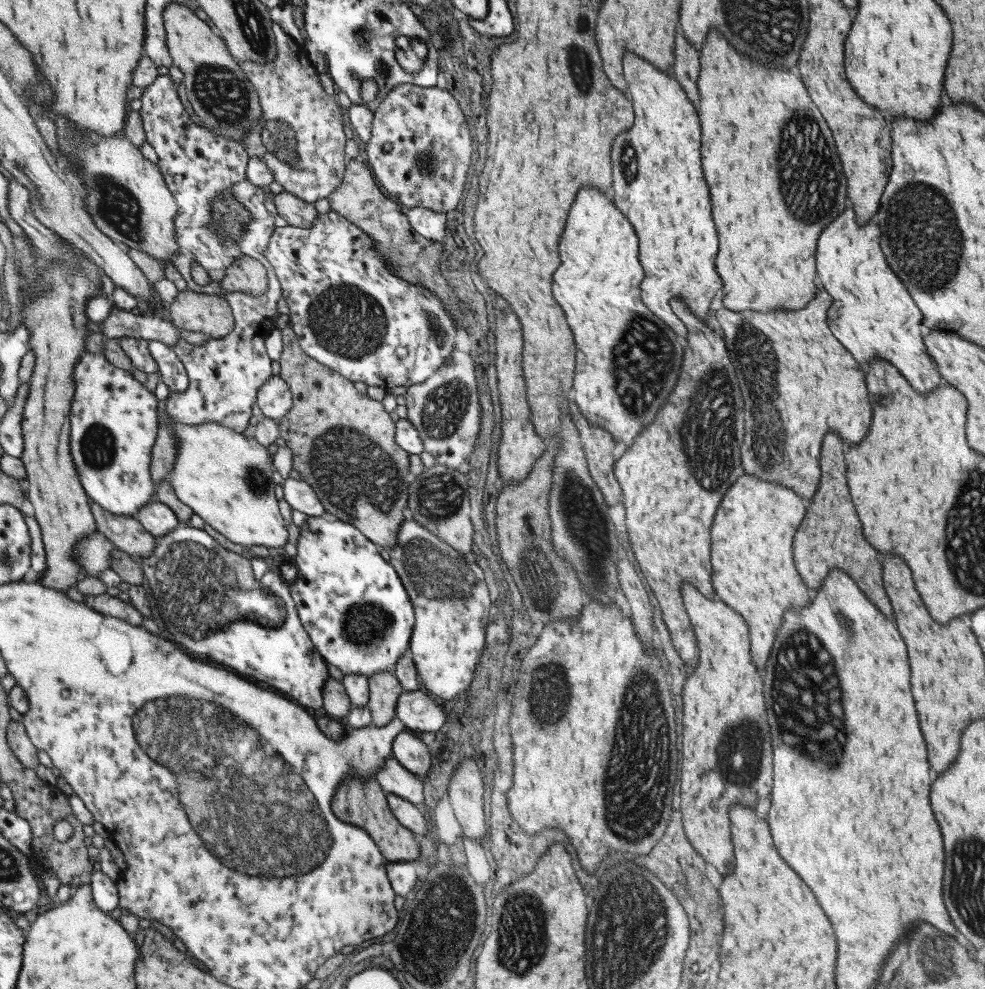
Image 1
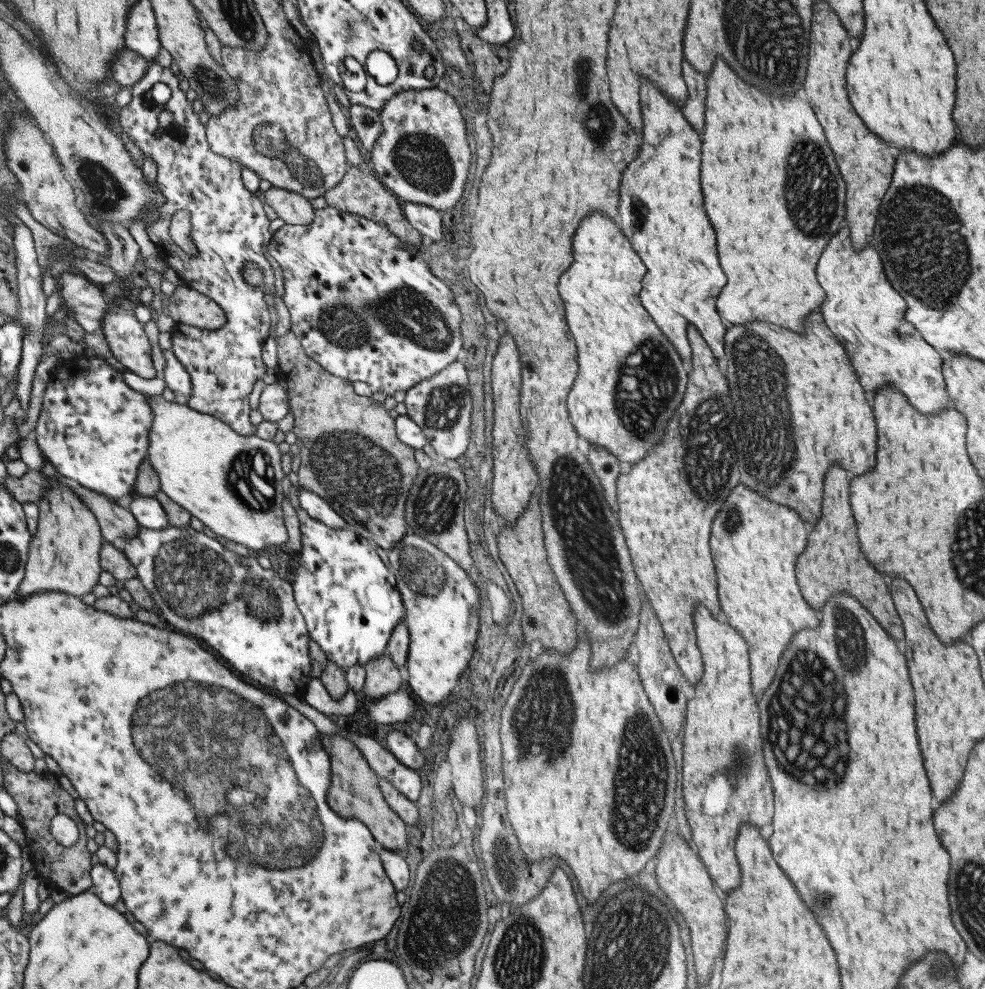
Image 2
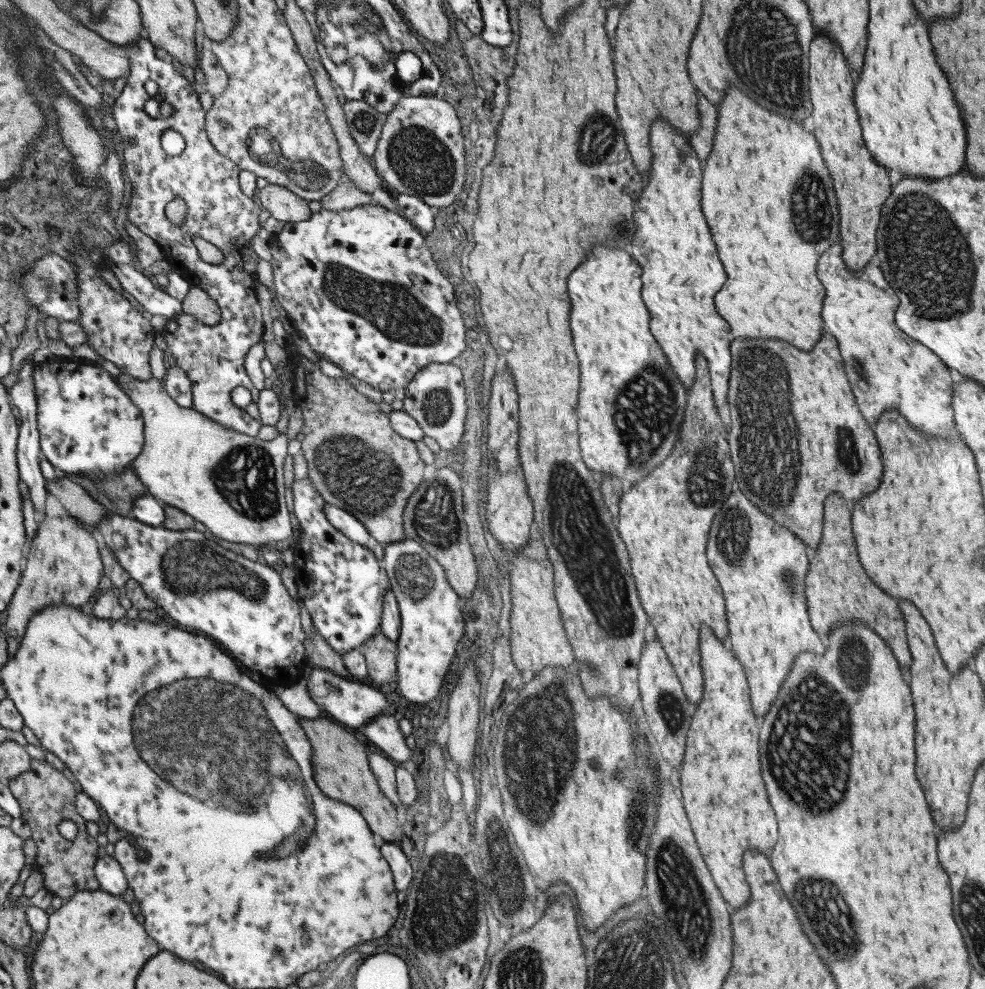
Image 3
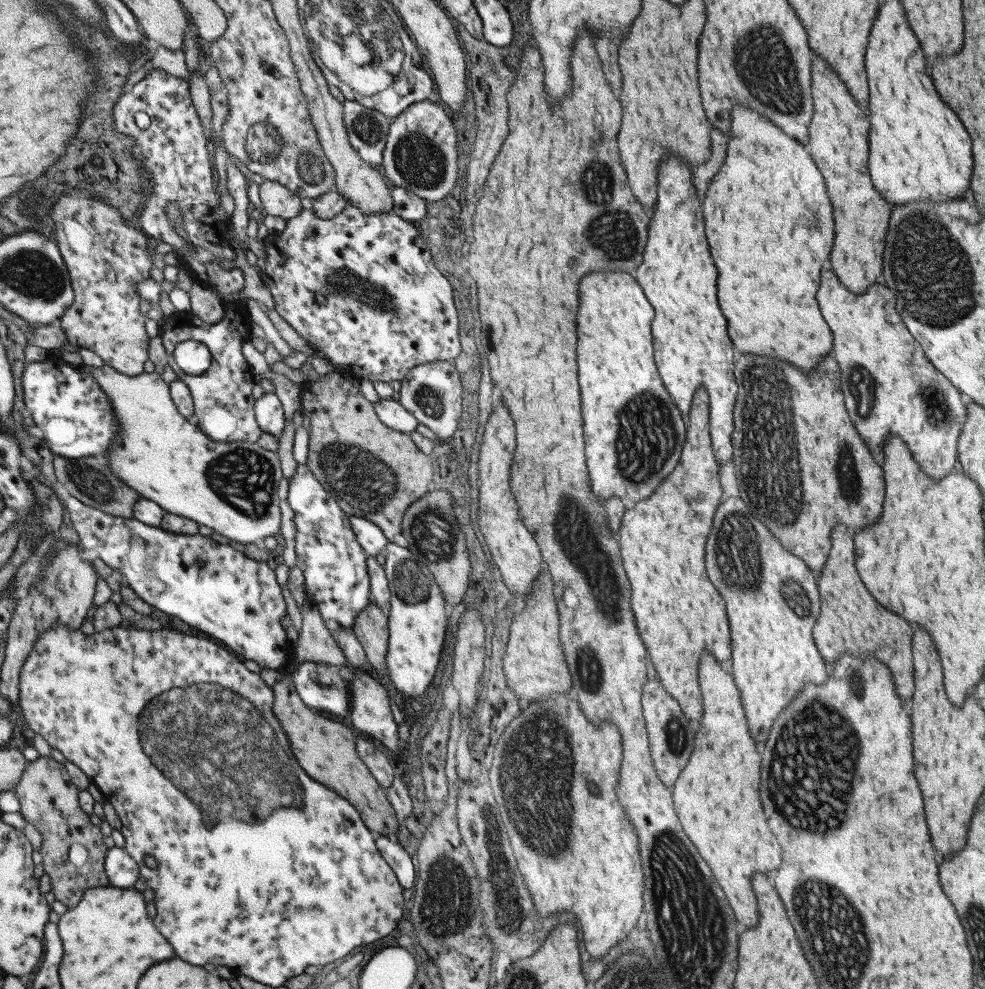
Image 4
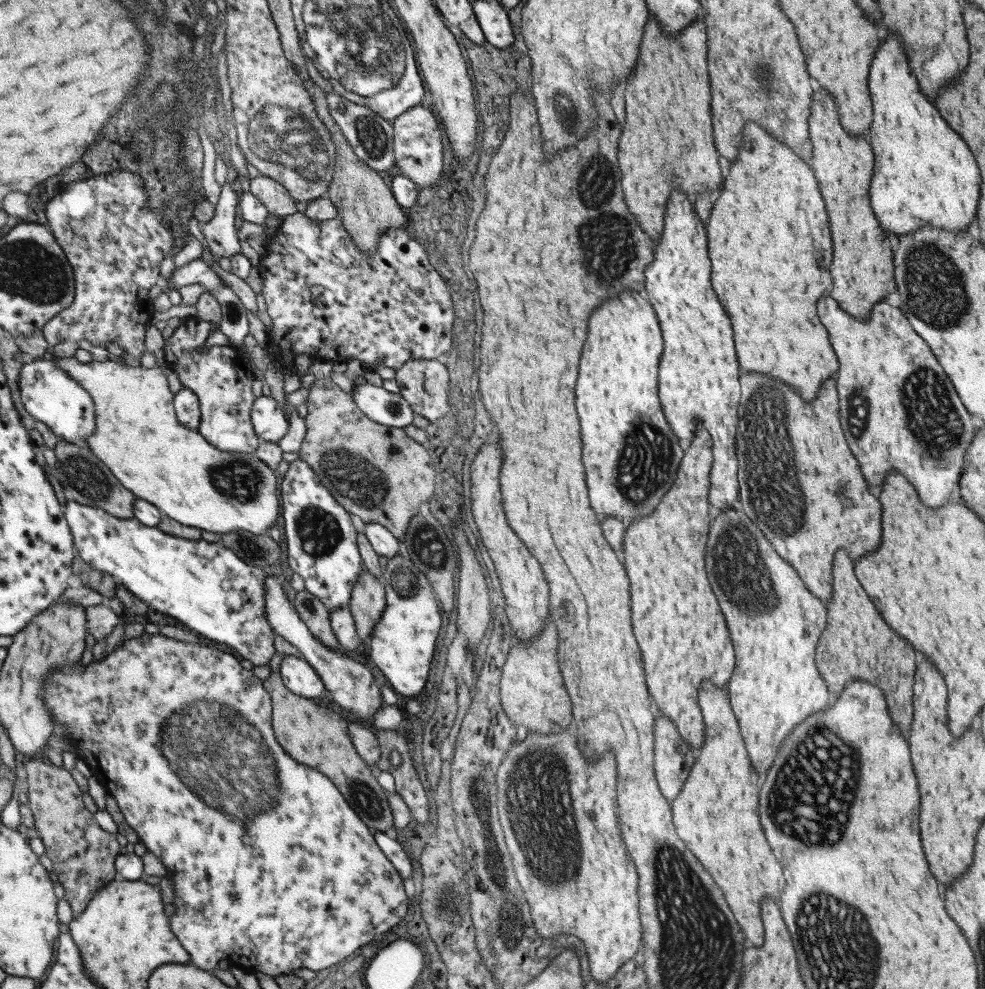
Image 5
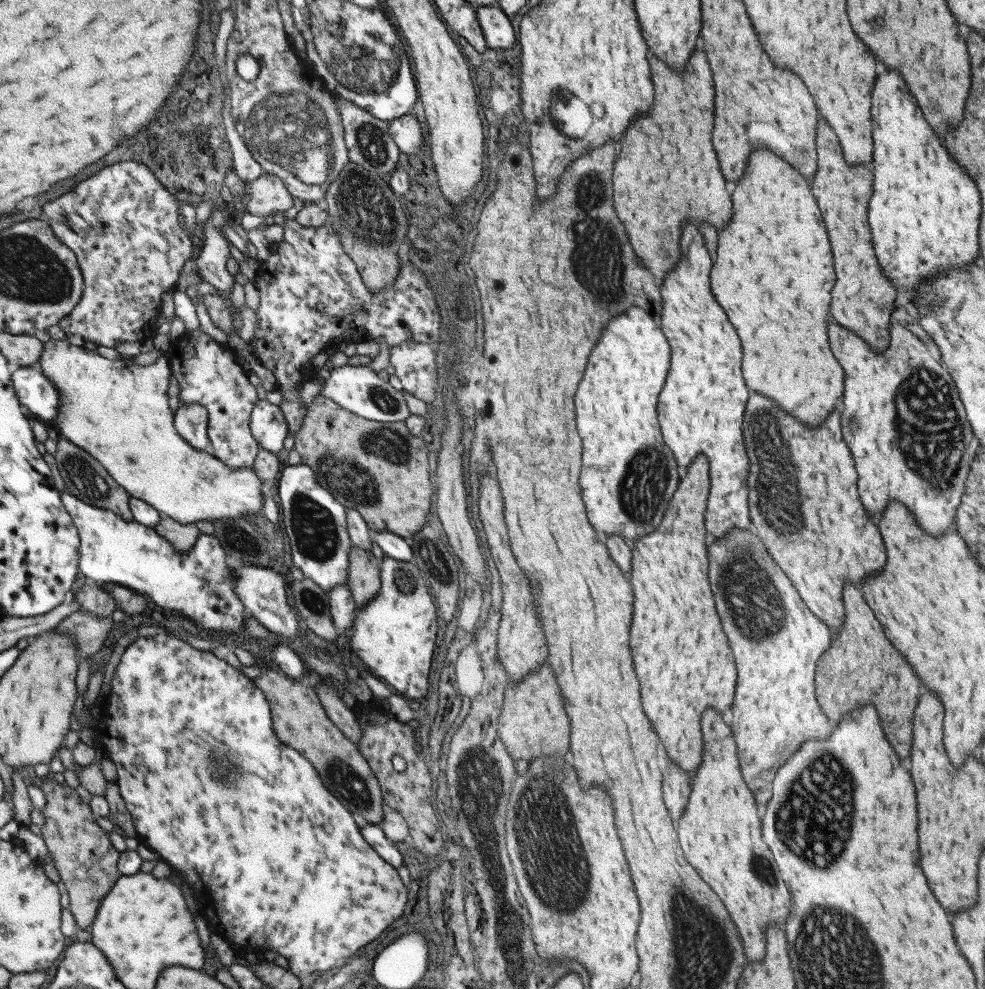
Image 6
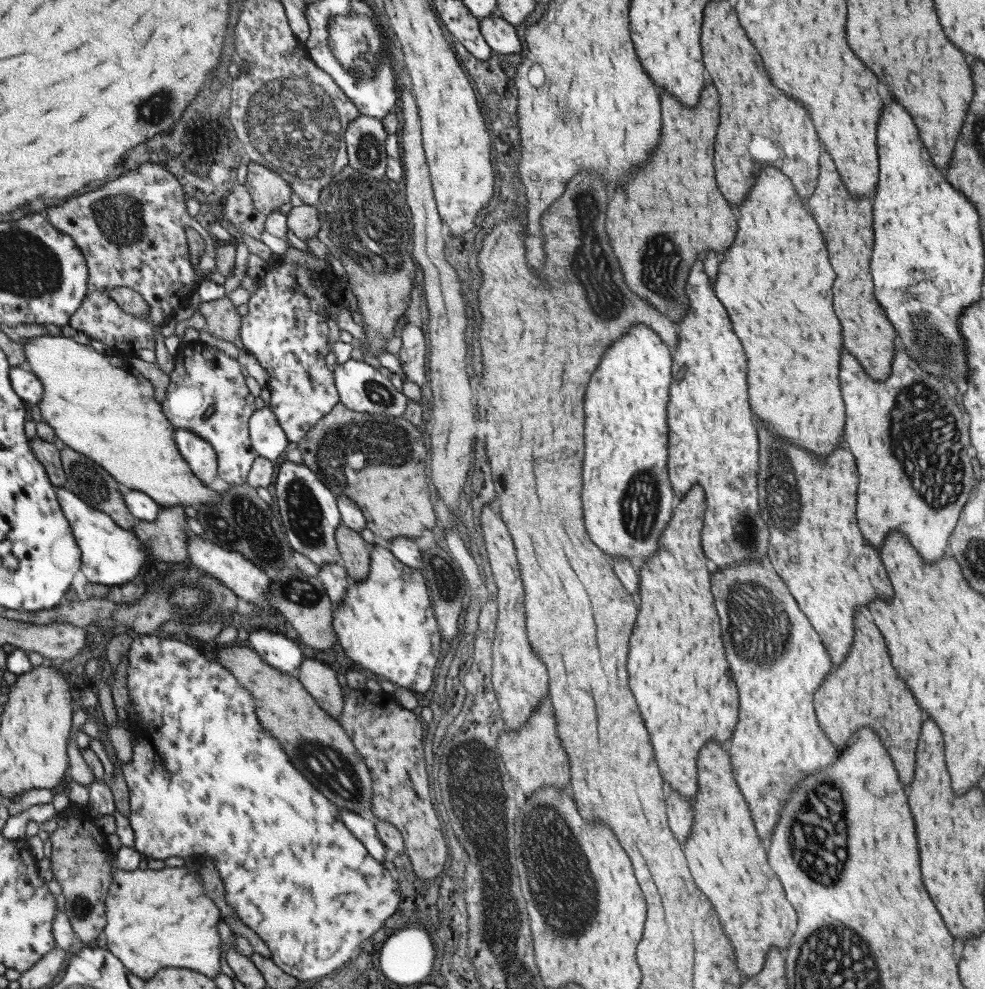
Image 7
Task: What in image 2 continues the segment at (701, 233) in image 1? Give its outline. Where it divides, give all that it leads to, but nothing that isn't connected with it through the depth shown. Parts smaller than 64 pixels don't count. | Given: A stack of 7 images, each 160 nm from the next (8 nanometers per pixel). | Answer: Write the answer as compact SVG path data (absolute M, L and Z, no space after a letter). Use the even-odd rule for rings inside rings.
M640 76L640 87L639 87L639 112L642 120L641 136L639 136L639 145L636 157L626 166L623 171L620 180L619 187L619 200L617 205L617 227L623 233L623 236L631 244L631 248L636 252L637 257L641 259L641 262L645 265L646 271L643 280L641 280L641 292L639 294L639 302L641 306L647 310L647 314L653 318L653 322L659 326L661 334L669 340L671 346L675 348L675 352L679 354L679 358L683 362L689 362L690 346L686 337L686 328L688 324L692 324L697 332L701 335L701 338L707 343L707 346L713 352L713 358L721 358L723 356L724 348L724 334L726 332L725 324L721 322L721 318L717 316L715 312L715 298L719 294L719 290L723 288L725 284L725 276L717 264L717 252L715 252L715 234L713 234L713 228L703 212L703 204L701 204L701 192L699 192L699 136L691 130L690 124L685 117L682 115L682 108L677 107L675 103L671 103L671 100L665 98L658 90L652 85L652 82L646 78L646 76Z

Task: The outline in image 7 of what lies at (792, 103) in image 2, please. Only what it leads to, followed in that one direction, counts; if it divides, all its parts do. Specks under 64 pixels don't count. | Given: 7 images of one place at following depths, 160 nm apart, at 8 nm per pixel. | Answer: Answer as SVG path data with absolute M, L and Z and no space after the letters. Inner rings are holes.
M764 166L761 169L761 174L757 176L757 182L753 184L749 196L741 202L739 208L739 220L737 220L737 236L733 240L733 248L729 248L719 264L719 272L715 278L715 296L717 300L721 300L721 304L725 306L729 320L733 324L733 332L737 334L737 338L741 340L741 346L745 350L747 356L747 396L750 411L755 420L759 418L765 428L781 438L785 438L789 444L795 444L799 448L809 450L813 456L827 456L829 452L833 452L837 448L837 444L844 441L844 406L839 394L839 382L837 382L837 364L839 364L839 352L841 352L841 326L831 310L831 282L835 278L829 262L827 262L827 252L825 252L825 244L821 240L819 228L813 222L813 218L803 210L803 204L797 200L789 180L772 166Z

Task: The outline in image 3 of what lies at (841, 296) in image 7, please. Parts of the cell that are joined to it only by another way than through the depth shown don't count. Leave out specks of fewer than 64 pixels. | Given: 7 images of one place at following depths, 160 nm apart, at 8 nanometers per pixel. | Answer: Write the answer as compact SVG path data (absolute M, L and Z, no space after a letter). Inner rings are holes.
M823 36L813 38L809 44L809 74L813 120L811 134L817 138L821 158L835 186L833 192L839 206L841 260L849 270L861 270L869 262L869 258L877 253L875 229L878 227L881 206L891 192L887 168L879 166L864 145L854 105L854 83L846 60L841 56L841 50L837 46L831 46Z

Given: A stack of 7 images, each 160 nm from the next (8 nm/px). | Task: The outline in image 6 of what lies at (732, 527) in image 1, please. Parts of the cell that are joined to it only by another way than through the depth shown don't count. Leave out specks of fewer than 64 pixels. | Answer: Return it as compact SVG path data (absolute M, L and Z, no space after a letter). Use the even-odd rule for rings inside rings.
M749 529L745 532L733 530L715 538L706 547L708 558L709 586L713 592L715 608L721 618L723 632L727 636L729 648L733 650L735 668L737 668L737 686L731 708L731 734L736 744L739 758L739 770L743 780L751 790L757 806L765 806L771 798L771 782L779 766L805 742L805 740L825 740L831 732L829 720L821 714L821 708L815 702L813 672L817 658L825 652L832 640L831 632L825 628L801 602L791 582L785 578L781 568L773 564L771 556L765 552L763 543ZM771 624L777 626L777 632L771 634Z

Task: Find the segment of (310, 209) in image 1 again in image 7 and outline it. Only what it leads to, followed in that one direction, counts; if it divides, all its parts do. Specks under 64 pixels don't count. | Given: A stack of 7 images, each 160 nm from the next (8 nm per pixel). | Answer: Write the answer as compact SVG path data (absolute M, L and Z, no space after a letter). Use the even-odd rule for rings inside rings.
M249 161L244 187L250 194L252 205L265 216L289 202L290 186L276 173Z

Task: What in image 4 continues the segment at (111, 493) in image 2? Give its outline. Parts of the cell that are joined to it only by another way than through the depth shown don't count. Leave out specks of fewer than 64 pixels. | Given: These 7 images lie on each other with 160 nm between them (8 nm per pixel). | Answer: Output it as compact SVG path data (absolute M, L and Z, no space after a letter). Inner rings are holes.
M31 362L24 364L21 375L22 402L34 424L43 434L42 442L54 456L67 460L83 456L105 456L113 437L118 434L118 422L103 391L93 377L61 362Z

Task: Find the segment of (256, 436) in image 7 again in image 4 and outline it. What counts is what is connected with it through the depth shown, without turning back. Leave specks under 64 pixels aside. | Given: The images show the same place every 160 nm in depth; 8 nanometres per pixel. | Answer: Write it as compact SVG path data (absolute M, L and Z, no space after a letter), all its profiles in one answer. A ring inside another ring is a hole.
M263 393L254 400L253 414L262 433L279 436L282 432L284 412L279 399L273 393Z

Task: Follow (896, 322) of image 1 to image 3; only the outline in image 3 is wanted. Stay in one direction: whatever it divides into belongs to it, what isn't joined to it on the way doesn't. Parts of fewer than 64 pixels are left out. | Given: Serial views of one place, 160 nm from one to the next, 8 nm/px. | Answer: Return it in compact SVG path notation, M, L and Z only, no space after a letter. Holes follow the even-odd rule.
M833 244L831 248L827 248L827 252L817 262L817 278L821 280L821 286L825 290L821 320L823 320L825 330L837 340L851 394L865 422L869 426L875 426L883 410L897 410L911 428L927 436L947 438L951 422L953 422L951 418L953 389L948 368L926 346L909 338L895 326L894 312L897 308L897 296L885 284L881 270L868 262L861 272L849 272L841 262L839 244Z

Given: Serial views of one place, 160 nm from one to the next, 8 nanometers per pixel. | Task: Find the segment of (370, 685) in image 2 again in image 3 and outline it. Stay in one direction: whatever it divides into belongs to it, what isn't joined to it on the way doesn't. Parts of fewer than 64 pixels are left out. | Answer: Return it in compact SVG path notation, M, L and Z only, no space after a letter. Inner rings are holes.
M381 631L364 640L360 649L366 662L366 671L373 682L383 685L395 680L396 644Z

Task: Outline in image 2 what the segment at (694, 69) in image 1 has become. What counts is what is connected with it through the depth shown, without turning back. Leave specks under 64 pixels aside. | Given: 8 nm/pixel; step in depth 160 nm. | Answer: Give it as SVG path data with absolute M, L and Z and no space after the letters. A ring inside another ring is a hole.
M682 58L681 76L687 87L687 98L682 108L682 115L690 127L701 134L703 132L703 104L705 104L705 78L700 72L695 72L693 67Z

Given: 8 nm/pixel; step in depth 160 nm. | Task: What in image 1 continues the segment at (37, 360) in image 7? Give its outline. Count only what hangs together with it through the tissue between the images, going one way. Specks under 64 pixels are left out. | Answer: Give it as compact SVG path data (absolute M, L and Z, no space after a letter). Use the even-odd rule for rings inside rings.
M165 410L162 412L162 418L170 426L170 431L177 441L173 470L166 477L177 500L201 517L204 524L213 526L213 530L223 534L227 540L235 544L243 547L281 548L288 534L283 518L279 514L277 496L273 493L275 484L271 481L271 474L275 470L272 458L265 450L266 446L258 444L254 437L247 438L213 421L196 425L183 424L170 417Z

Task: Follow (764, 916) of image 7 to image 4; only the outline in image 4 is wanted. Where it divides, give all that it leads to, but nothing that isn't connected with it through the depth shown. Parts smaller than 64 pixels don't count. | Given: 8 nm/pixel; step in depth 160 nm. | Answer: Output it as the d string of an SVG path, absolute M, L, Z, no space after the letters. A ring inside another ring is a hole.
M707 652L701 654L698 666L698 690L702 702L699 730L689 762L677 776L671 791L683 832L709 864L737 922L749 928L757 924L757 902L751 892L753 873L767 872L765 875L771 876L769 872L779 868L779 848L765 824L757 798L759 754L745 728L743 706L732 678L728 668L721 670Z

